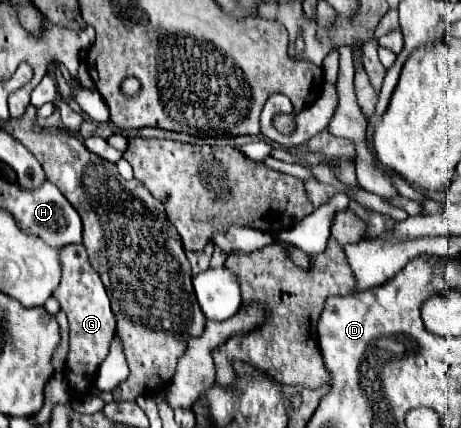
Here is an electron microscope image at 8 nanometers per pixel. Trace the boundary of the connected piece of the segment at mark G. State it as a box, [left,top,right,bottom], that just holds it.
[53,244,115,398]

